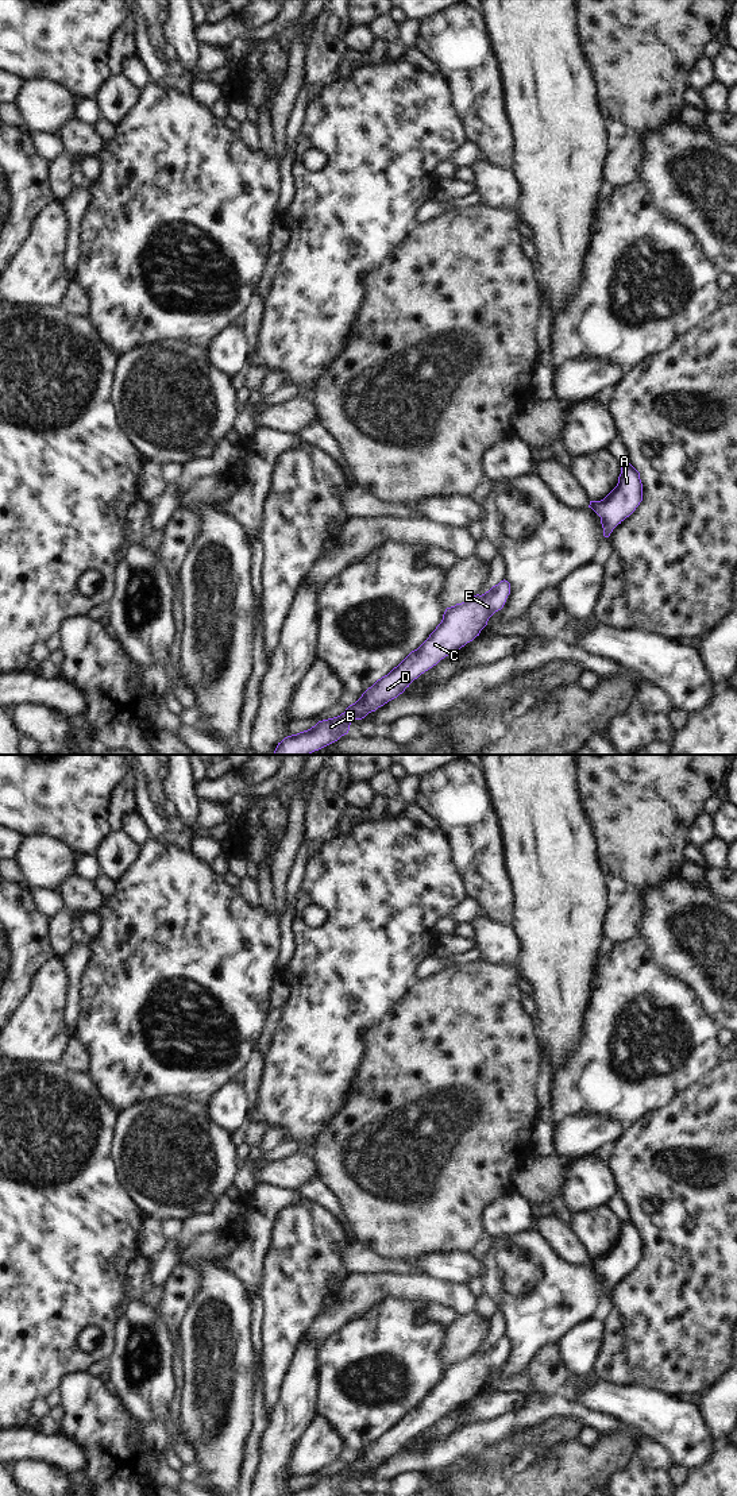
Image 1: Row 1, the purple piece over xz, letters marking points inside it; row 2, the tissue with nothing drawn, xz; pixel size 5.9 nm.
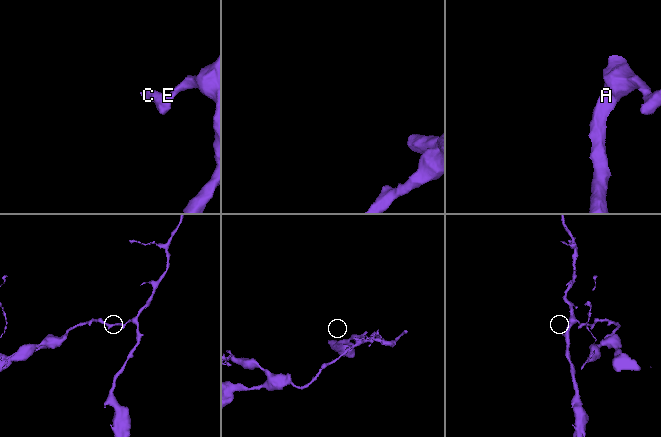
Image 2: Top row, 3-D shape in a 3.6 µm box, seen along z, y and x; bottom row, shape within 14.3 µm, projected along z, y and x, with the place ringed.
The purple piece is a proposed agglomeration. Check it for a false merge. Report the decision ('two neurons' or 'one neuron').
one neuron

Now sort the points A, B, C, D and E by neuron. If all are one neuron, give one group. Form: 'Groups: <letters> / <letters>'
Groups: A B C D E

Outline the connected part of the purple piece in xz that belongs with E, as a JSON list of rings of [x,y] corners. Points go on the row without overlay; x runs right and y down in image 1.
[[[503,1335],[485,1350],[476,1350],[462,1360],[447,1364],[441,1379],[429,1393],[387,1431],[368,1443],[344,1469],[319,1477],[310,1485],[283,1496],[339,1496],[348,1489],[352,1477],[364,1474],[397,1454],[421,1430],[479,1392],[489,1374],[503,1364],[509,1350],[510,1339]]]

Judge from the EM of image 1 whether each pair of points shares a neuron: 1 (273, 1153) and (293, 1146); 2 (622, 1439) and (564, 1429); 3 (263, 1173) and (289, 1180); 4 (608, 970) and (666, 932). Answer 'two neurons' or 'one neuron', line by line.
1: one neuron
2: two neurons
3: one neuron
4: two neurons

